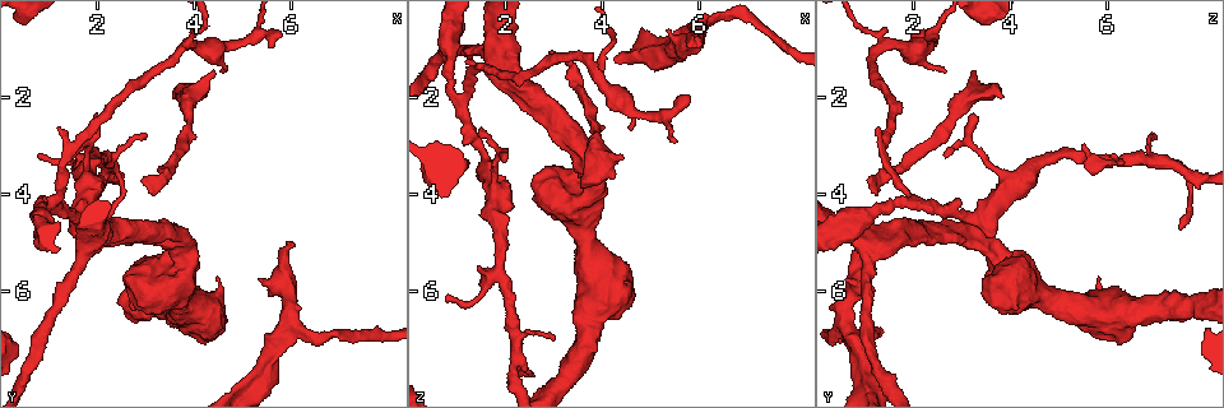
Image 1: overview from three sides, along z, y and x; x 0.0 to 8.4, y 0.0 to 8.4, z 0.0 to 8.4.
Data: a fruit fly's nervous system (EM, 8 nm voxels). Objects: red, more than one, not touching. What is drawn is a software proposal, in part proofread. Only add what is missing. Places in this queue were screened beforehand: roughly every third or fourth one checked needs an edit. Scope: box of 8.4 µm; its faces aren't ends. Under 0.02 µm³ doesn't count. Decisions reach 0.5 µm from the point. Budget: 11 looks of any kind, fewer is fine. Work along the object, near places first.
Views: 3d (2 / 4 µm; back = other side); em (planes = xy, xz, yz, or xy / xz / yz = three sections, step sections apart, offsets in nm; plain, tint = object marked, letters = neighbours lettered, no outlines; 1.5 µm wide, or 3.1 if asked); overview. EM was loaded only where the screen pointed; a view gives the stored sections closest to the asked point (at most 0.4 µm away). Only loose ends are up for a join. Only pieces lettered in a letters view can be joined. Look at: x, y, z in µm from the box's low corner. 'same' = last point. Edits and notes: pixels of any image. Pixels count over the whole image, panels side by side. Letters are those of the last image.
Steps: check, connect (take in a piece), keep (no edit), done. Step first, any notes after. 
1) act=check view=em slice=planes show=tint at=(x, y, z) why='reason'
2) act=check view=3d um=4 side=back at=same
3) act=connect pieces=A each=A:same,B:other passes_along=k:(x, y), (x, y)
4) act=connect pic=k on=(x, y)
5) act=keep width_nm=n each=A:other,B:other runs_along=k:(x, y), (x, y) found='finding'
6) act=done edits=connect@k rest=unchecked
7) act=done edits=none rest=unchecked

act=check view=em slice=planes show=letters at=(6.00, 5.00, 0.75) why='an open end'

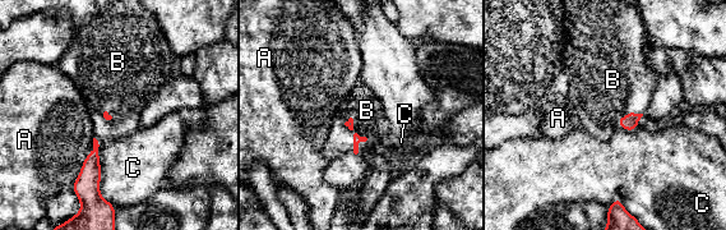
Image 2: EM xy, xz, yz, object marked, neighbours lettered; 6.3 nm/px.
act=connect pieces=B each=A:other,B:same,C:other passes_along=2:(632, 118), (627, 115), (613, 79) found='it goes on there'

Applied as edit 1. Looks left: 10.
act=check view=overview why='see it whole again'

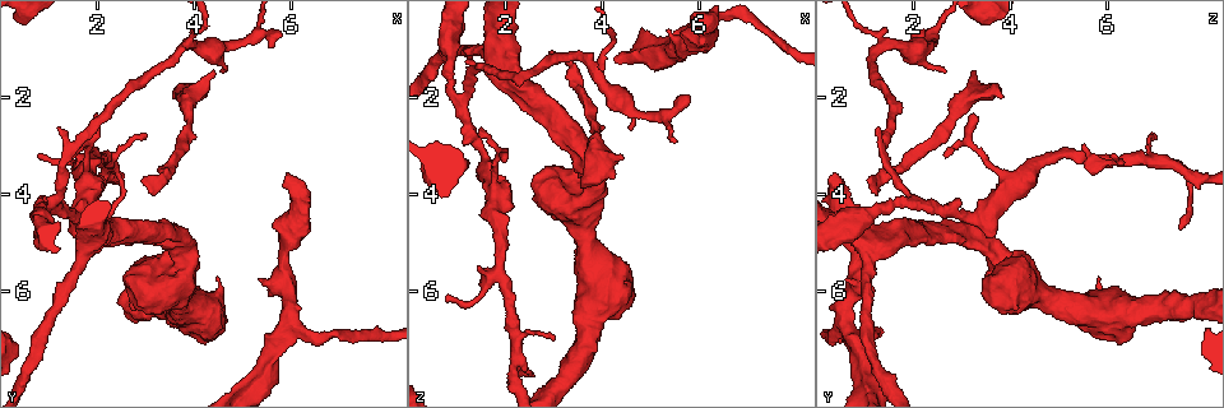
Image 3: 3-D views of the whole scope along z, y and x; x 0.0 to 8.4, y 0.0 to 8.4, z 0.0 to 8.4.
act=check view=em slice=planes show=letters at=(1.20, 2.65, 1.25) why='branch stops here'

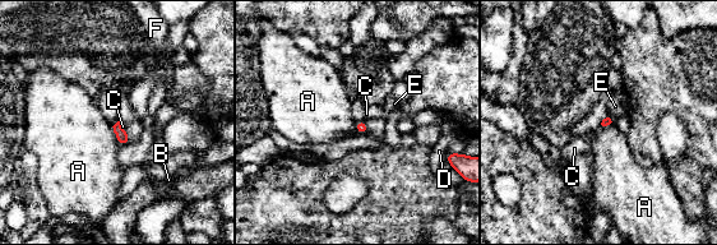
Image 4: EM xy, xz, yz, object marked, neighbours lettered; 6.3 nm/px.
act=keep each=A:other,B:other,C:other,D:other,E:other,F:other found='none of them fits'

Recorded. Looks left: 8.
act=check view=3d um=4 at=(3.60, 2.05, 3.80)

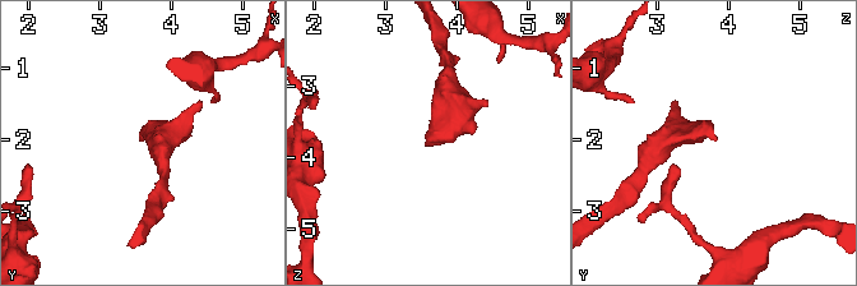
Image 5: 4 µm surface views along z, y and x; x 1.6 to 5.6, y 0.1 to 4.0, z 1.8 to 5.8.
act=check view=em slice=planes show=plain at=(3.55, 2.00, 3.85)

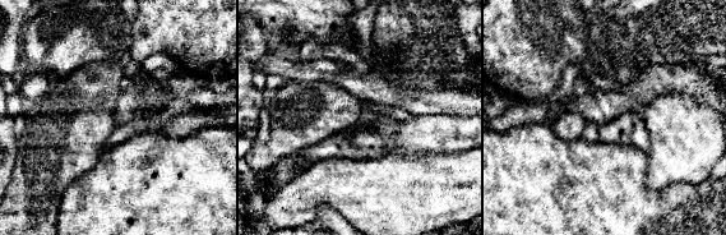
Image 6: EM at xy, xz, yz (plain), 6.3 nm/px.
act=check view=em slice=planes show=letters at=same

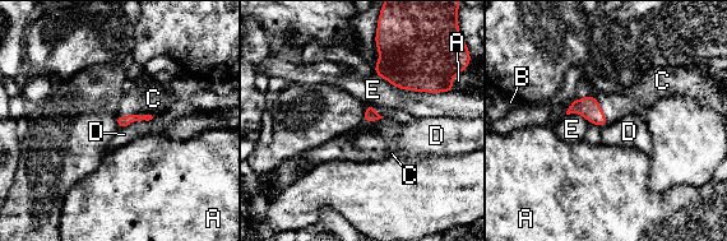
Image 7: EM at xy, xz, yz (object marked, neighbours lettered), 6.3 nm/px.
act=connect pieces=C each=A:other,B:other,C:same,D:other,E:other found='it goes on there'

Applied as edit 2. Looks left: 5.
act=check view=3d um=4 at=(5.60, 1.00, 2.05) why='free end'

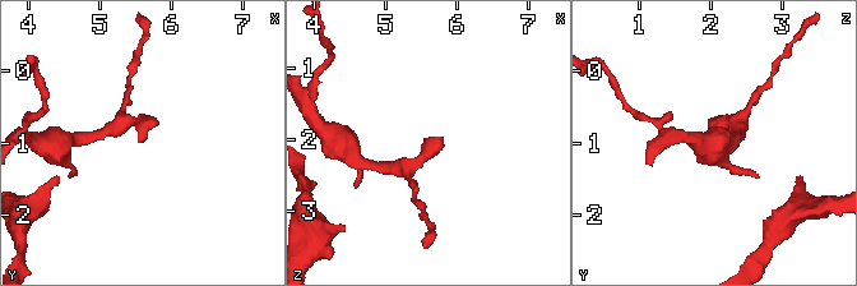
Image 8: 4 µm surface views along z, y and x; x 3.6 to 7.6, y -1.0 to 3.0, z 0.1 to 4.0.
act=check view=em slice=yz step=8 show=tint at=(5.55, 1.00, 2.05) why='now the EM'

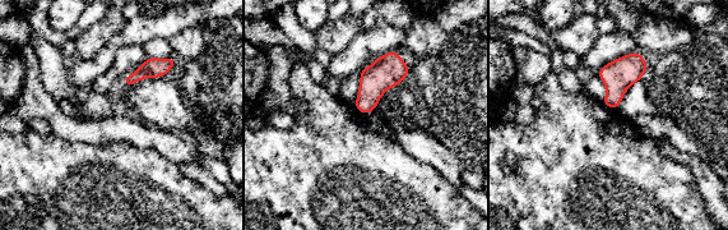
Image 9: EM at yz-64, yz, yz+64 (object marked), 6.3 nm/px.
act=check view=em slice=planes show=letters at=same

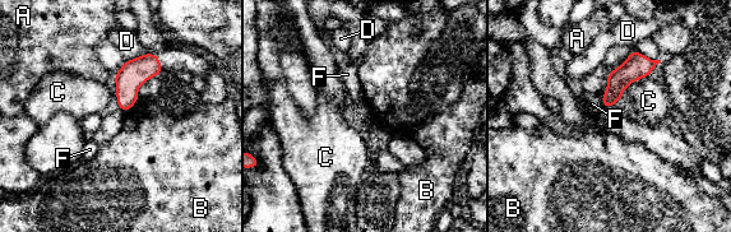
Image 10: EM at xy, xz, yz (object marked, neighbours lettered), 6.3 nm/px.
act=keep each=A:other,B:other,C:other,D:other,F:other found='none of them fits'

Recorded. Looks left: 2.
act=done edits=connect@2,connect@7 rest=unchecked

